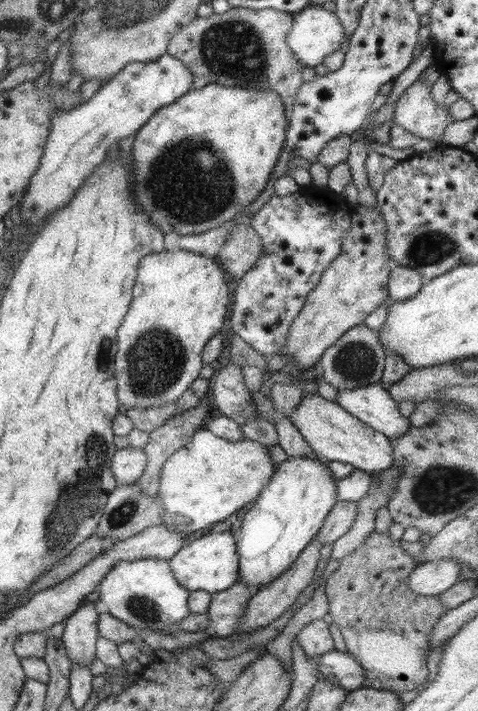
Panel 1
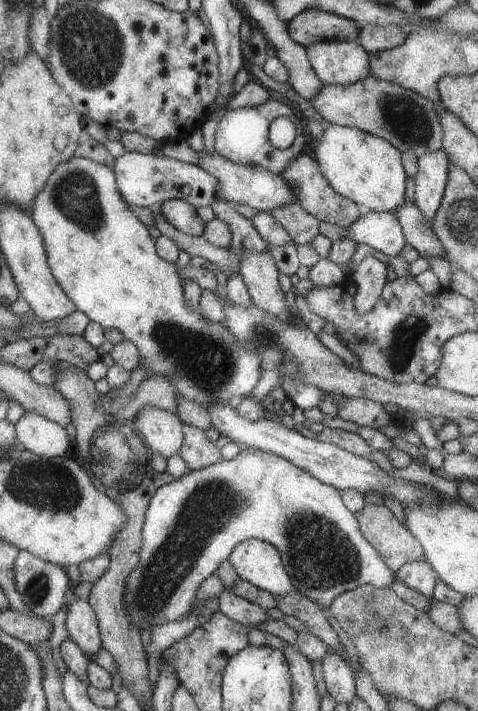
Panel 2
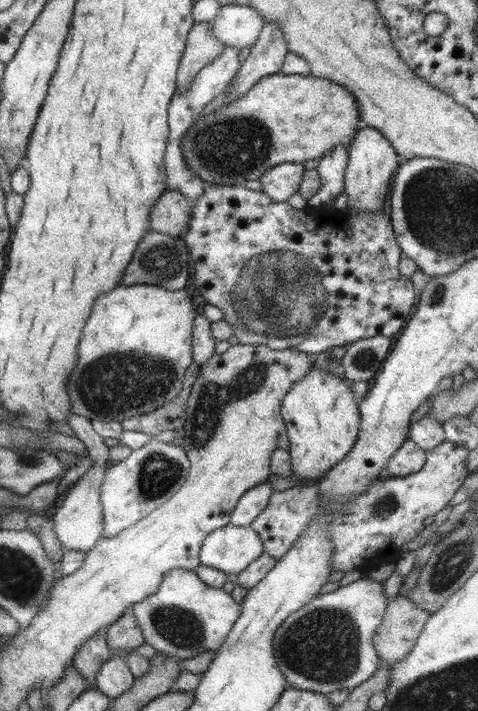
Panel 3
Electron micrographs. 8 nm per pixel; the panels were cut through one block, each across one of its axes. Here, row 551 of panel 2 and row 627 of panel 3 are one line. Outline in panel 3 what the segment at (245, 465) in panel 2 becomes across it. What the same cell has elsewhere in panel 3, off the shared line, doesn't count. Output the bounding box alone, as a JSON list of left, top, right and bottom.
[131,569,389,695]

